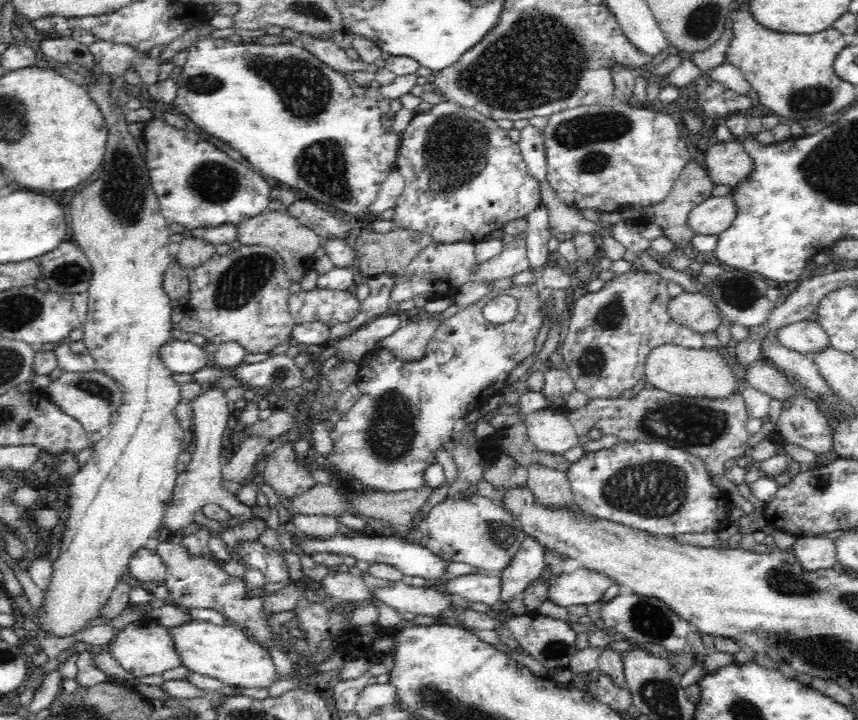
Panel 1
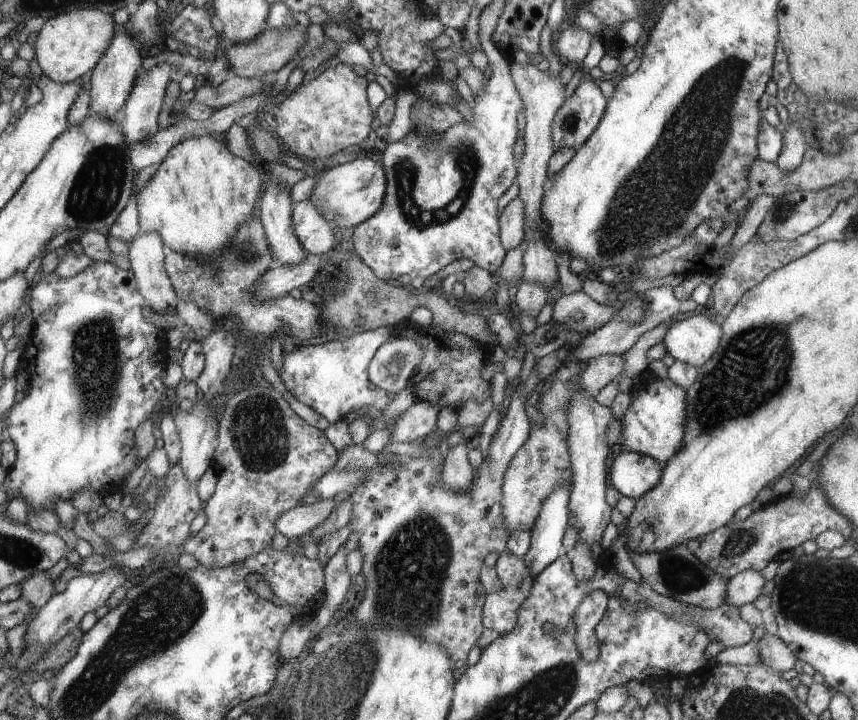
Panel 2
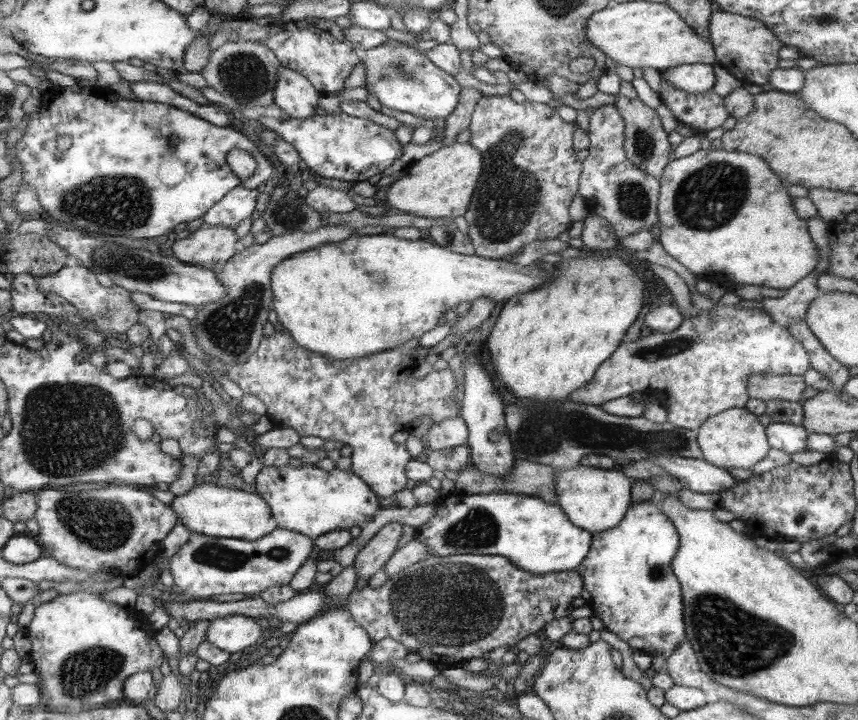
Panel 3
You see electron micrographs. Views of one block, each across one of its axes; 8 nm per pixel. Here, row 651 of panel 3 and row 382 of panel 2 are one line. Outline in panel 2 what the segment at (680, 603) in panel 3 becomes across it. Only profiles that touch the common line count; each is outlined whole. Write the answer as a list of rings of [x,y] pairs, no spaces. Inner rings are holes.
[[[650,372],[642,377],[644,381],[639,378],[634,383],[640,385],[638,392],[630,393],[631,403],[621,418],[624,420],[624,430],[618,443],[628,451],[653,457],[663,466],[672,456],[676,456],[685,443],[686,419],[689,418],[688,391],[669,378],[659,378]]]

